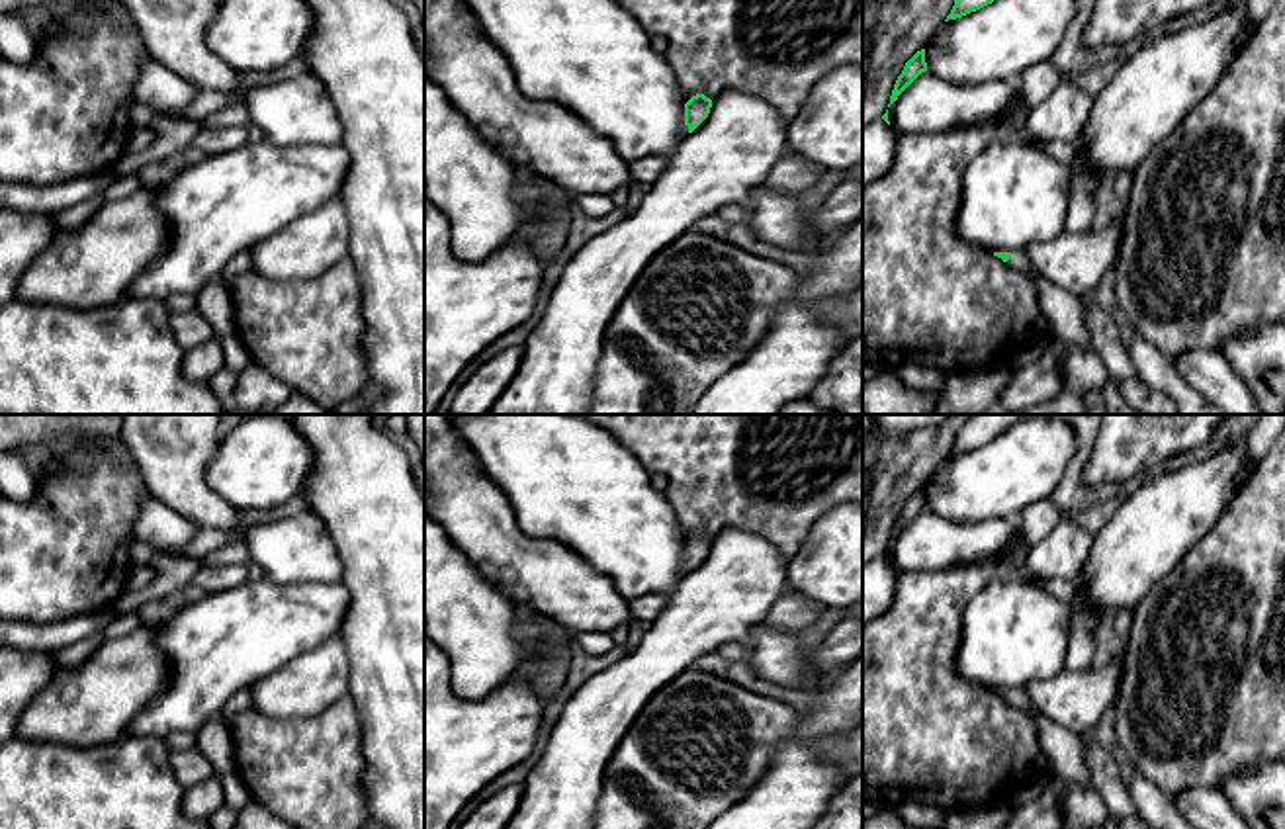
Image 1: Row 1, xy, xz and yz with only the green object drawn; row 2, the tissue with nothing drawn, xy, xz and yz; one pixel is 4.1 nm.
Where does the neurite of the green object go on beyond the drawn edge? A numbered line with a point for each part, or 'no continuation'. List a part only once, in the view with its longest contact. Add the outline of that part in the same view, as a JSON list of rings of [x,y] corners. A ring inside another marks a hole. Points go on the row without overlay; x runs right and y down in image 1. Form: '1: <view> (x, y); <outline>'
1: yz (1064, 749); [[[1011,688],[1011,694],[1005,702],[1033,716],[1039,729],[1041,749],[1048,755],[1050,768],[1056,774],[1060,774],[1066,782],[1086,788],[1093,786],[1084,759],[1084,737],[1048,721],[1041,714],[1035,714],[1031,698],[1025,690]]]

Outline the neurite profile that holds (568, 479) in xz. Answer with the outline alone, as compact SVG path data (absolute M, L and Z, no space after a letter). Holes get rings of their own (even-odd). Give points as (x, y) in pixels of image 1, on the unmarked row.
M452 414L462 438L479 458L481 469L509 497L518 528L536 540L554 540L608 577L626 598L669 596L687 575L685 538L667 497L653 489L651 473L608 430L577 414Z

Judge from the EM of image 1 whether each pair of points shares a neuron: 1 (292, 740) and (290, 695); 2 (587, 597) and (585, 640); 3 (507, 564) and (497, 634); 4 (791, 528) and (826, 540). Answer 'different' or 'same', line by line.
1: different
2: different
3: different
4: different

